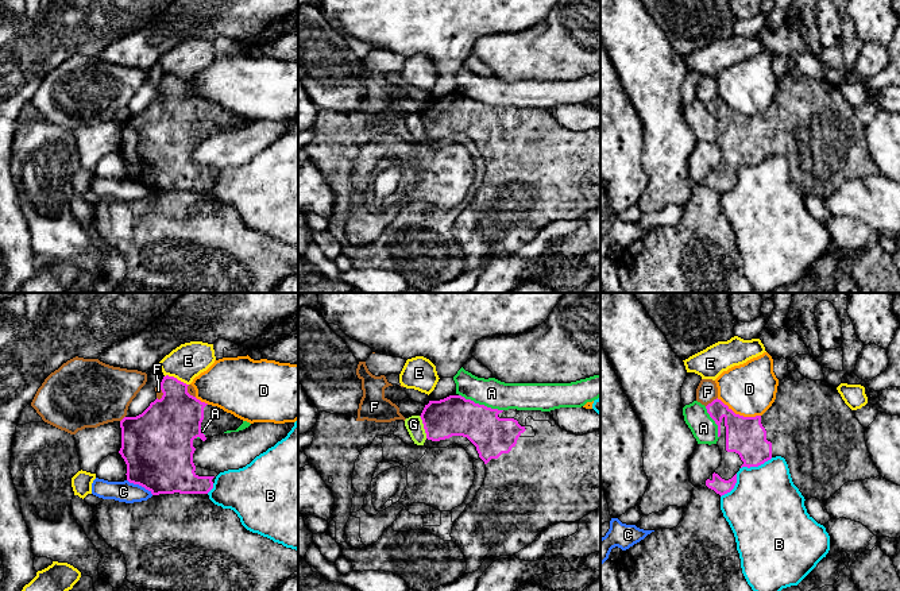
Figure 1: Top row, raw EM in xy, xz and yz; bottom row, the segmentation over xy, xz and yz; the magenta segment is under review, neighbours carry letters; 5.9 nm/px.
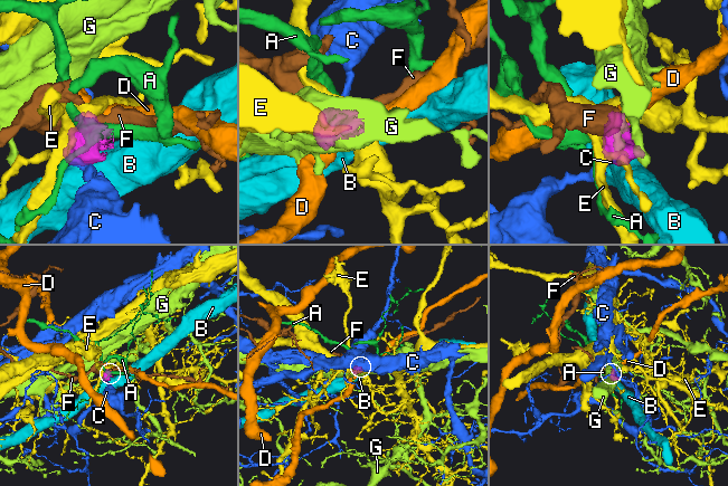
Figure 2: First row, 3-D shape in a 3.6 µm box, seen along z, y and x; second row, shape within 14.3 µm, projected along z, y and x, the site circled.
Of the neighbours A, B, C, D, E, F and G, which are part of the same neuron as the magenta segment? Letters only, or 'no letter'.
no letter

